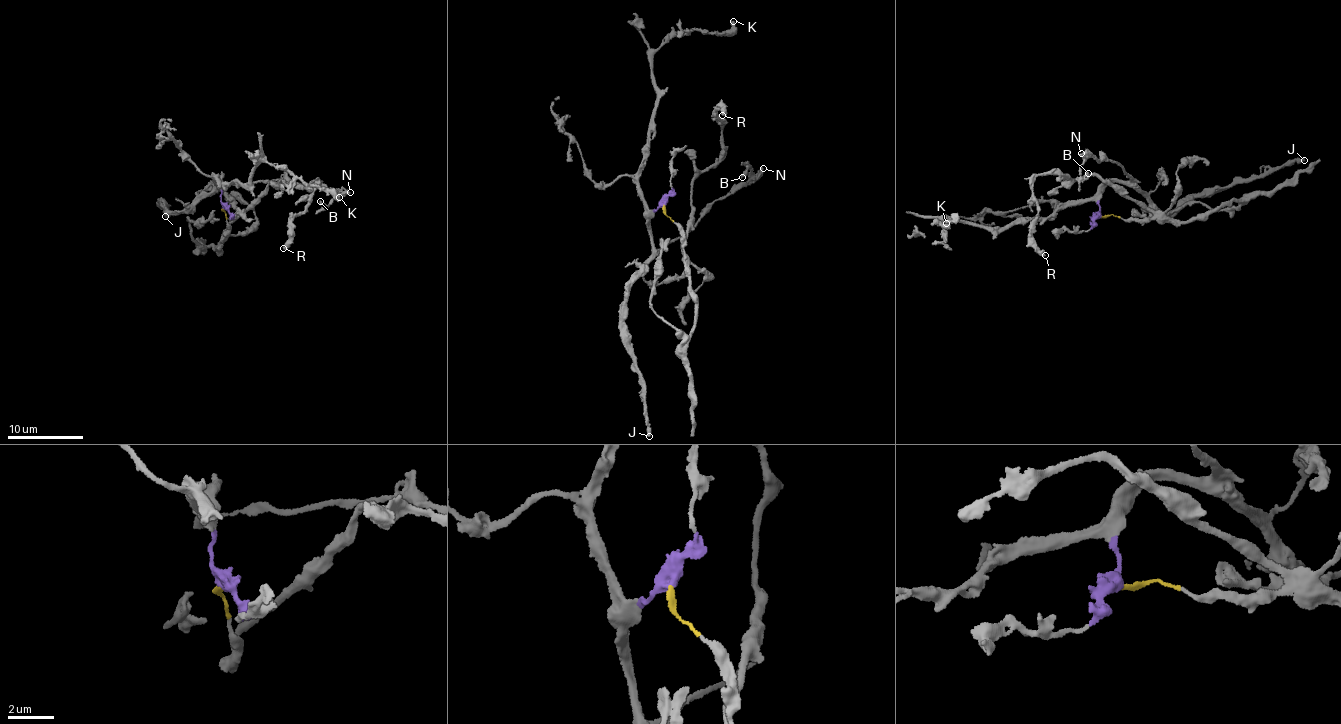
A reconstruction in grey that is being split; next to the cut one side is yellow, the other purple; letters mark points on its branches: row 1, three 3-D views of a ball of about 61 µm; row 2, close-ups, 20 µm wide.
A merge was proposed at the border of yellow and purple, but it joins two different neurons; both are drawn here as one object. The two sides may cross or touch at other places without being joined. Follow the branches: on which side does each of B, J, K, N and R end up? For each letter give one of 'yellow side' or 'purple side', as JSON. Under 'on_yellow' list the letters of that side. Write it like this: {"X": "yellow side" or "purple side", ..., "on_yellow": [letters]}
{"B": "purple side", "J": "purple side", "K": "purple side", "N": "purple side", "R": "yellow side", "on_yellow": ["R"]}

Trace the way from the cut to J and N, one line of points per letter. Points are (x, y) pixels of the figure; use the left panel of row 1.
J: (225, 208), (221, 201), (223, 176), (190, 210), (167, 212), (160, 205), (167, 209), (165, 216)
N: (225, 208), (221, 201), (223, 176), (218, 181), (225, 185), (285, 177), (301, 185), (351, 193)

